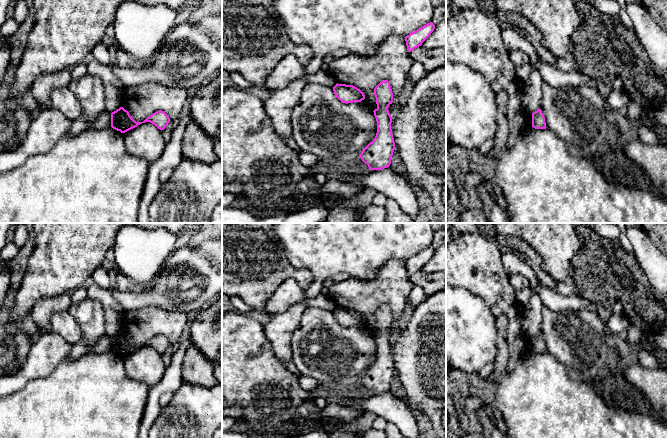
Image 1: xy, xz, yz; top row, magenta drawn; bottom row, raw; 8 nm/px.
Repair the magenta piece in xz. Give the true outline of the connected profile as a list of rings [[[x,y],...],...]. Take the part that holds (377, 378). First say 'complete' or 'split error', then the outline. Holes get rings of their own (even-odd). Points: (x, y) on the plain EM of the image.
complete; [[[388,304],[380,306],[374,312],[377,332],[373,335],[377,346],[377,357],[361,376],[360,382],[368,389],[369,394],[381,394],[391,388],[391,381],[395,374],[392,358],[392,341],[388,331],[393,326],[393,317]]]

